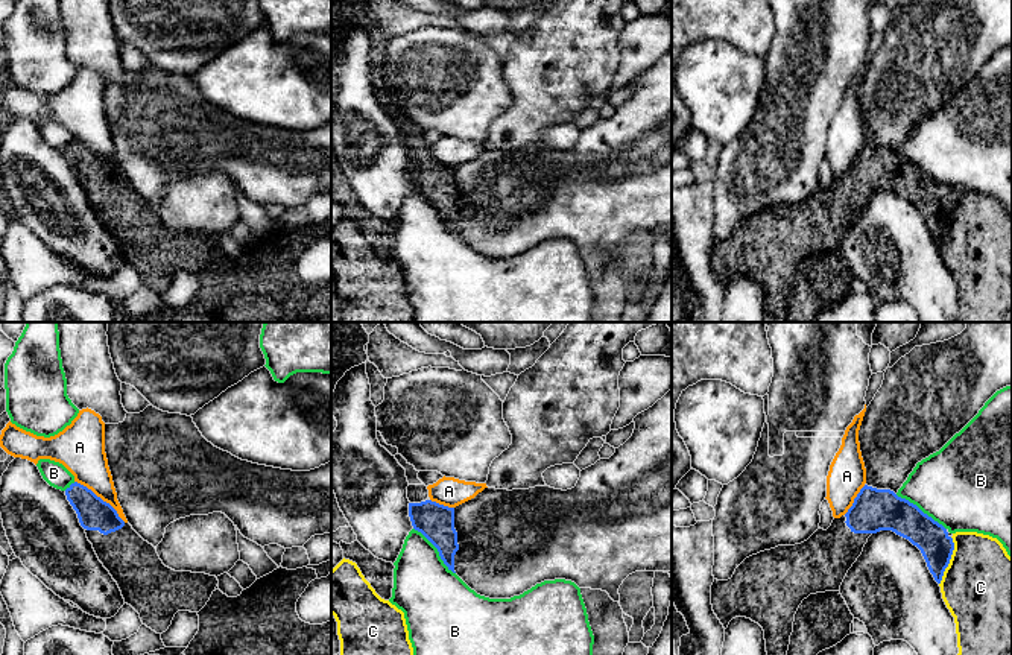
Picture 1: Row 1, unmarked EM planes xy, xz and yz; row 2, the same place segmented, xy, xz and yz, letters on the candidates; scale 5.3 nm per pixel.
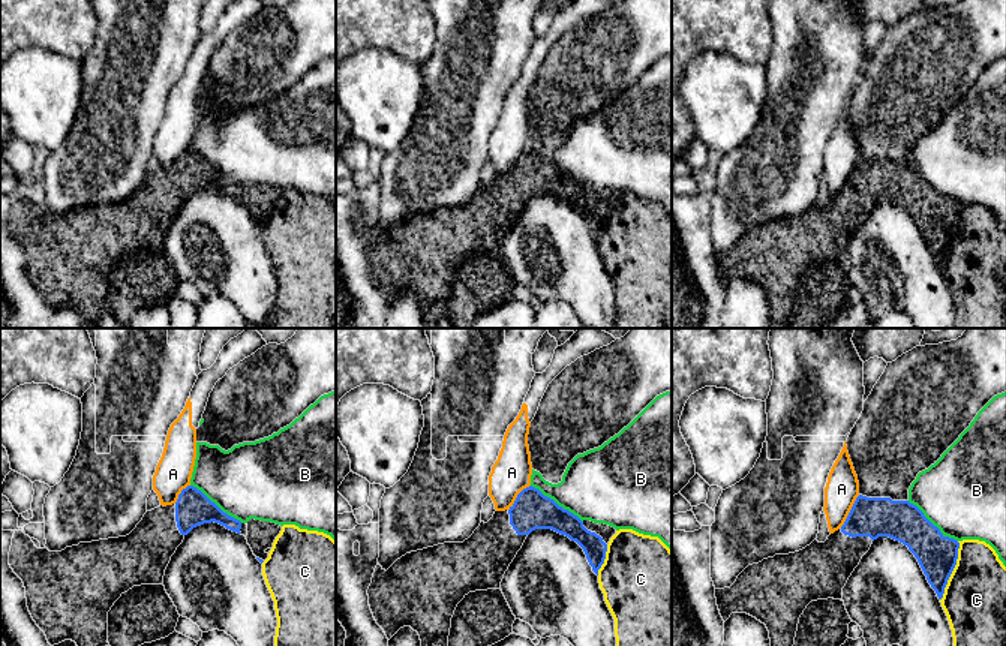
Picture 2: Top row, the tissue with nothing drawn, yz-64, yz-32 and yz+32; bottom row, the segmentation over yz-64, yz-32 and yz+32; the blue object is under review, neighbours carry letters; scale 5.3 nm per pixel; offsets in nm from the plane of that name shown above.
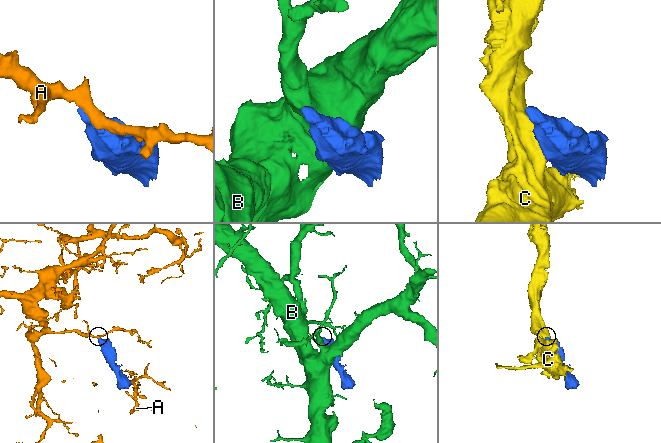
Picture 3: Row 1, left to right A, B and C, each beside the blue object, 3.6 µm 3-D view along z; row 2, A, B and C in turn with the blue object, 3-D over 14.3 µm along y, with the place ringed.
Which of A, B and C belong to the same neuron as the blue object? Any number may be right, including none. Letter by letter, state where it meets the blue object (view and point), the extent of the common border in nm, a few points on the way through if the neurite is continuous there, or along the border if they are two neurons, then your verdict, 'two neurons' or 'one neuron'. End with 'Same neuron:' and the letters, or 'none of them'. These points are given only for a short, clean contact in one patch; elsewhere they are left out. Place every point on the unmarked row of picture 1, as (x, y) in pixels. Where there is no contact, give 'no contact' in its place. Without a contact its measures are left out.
A: contact xy (99, 157); length 340 nm; border xy (75, 140), (105, 160), (125, 181); two neurons
B: contact xz (438, 210); length 340 nm; two neurons
C: contact yz (948, 221); length 260 nm; two neurons
Same neuron: none of them

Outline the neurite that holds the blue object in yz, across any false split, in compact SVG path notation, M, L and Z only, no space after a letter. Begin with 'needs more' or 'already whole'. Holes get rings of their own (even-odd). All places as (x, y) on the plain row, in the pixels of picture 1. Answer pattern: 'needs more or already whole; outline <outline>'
needs more; outline M865 144L848 172L834 178L827 190L819 187L801 204L778 205L752 214L735 228L731 239L714 239L711 245L713 271L725 289L735 277L758 283L764 290L767 316L786 316L795 274L802 260L816 252L840 251L848 229L862 214L868 198L880 190L892 190L916 205L935 240L941 243L954 210L947 188L893 150Z

